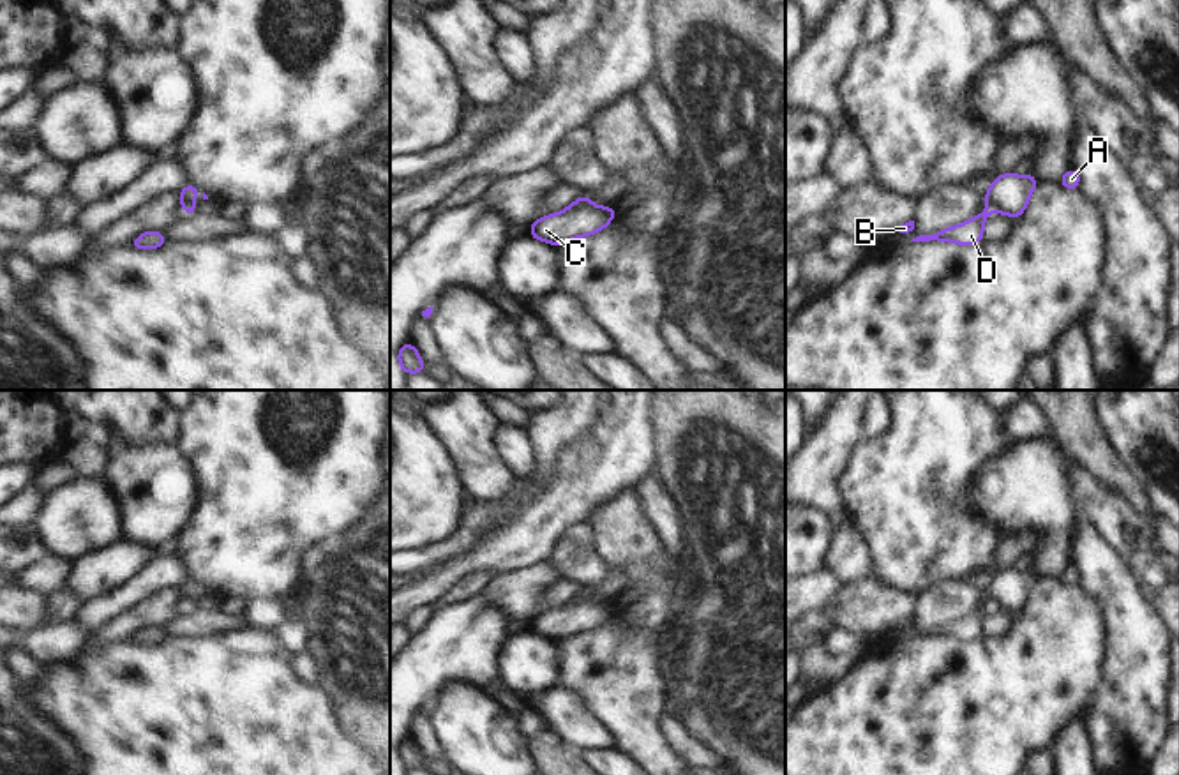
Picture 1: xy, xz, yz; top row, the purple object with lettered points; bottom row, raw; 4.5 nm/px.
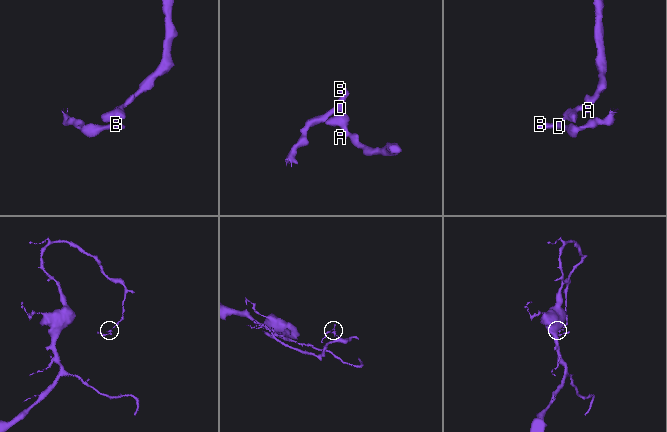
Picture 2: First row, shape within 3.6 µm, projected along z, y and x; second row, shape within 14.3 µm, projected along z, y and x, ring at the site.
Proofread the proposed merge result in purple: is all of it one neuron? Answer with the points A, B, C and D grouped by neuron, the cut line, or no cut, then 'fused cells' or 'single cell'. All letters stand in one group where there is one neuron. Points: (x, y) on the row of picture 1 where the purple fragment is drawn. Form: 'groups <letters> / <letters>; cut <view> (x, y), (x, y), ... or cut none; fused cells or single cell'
groups A C / B D; cut yz (987, 200), (998, 209); fused cells

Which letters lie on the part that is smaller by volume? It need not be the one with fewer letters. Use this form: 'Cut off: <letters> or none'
Cut off: B, D

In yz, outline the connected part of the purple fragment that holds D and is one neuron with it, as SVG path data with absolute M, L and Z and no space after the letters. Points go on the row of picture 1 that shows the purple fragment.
M987 201L985 208L987 208L985 212L980 212L972 219L969 219L955 228L946 228L946 229L935 231L932 235L920 235L920 237L912 238L911 242L937 240L937 242L957 242L960 245L980 244L980 242L983 242L983 224L985 224L987 215L997 212L995 205L988 203L988 201Z

